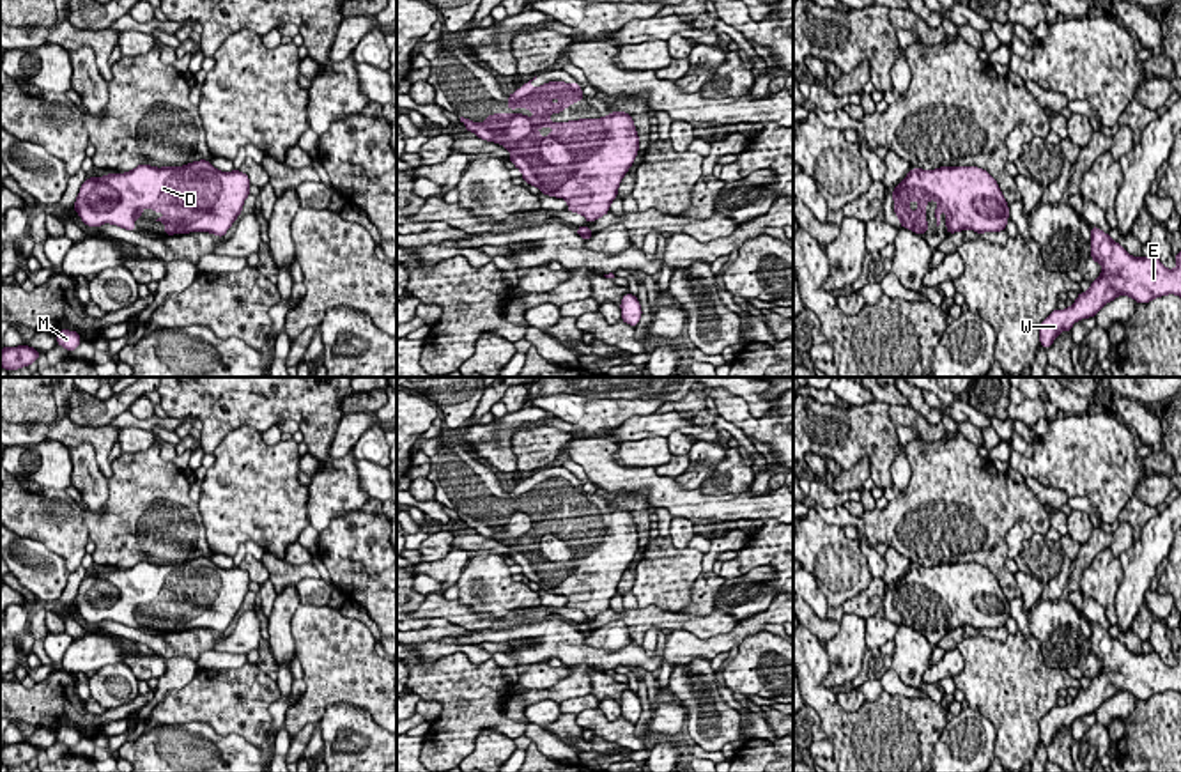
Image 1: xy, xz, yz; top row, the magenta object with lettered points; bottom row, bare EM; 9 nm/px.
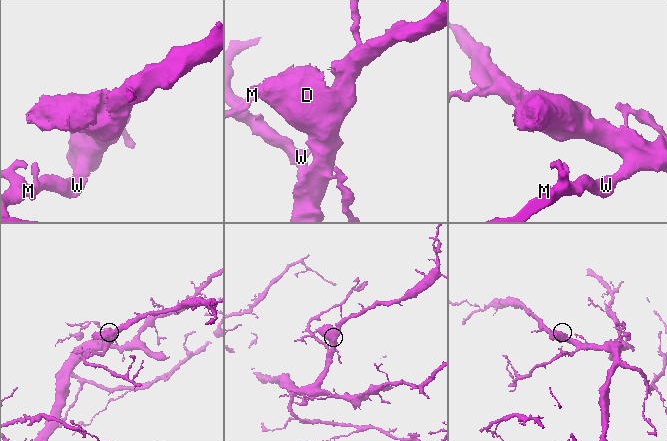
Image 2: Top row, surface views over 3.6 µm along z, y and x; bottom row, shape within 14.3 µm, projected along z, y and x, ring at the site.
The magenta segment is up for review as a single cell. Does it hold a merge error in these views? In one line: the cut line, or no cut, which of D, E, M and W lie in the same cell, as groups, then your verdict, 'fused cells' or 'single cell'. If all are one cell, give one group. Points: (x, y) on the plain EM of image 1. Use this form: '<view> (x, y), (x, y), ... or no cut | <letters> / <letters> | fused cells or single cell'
no cut | D E M W | single cell

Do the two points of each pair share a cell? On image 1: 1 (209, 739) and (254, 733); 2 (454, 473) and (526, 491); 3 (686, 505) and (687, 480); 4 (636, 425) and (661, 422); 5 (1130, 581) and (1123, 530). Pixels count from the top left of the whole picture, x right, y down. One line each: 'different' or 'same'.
1: different
2: same
3: different
4: same
5: different

